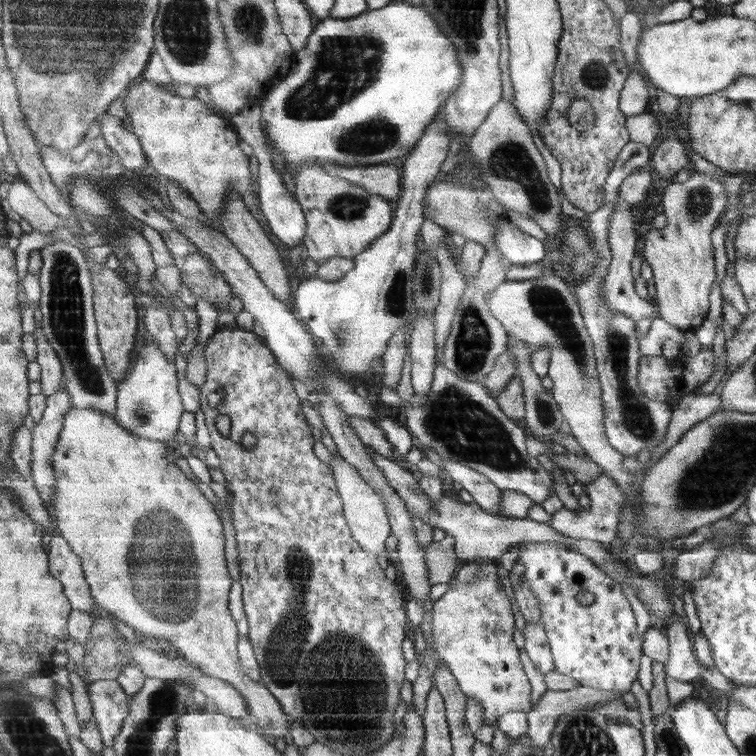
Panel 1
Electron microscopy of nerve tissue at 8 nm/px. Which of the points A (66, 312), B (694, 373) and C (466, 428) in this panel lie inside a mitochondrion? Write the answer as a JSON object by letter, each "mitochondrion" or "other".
{"A":"mitochondrion","B":"other","C":"mitochondrion"}

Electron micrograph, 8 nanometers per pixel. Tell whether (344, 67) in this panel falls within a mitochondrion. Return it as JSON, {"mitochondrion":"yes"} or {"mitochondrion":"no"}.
{"mitochondrion":"yes"}

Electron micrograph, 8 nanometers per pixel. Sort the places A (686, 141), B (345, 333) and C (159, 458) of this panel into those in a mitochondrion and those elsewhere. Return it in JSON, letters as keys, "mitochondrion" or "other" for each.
{"A":"other","B":"mitochondrion","C":"other"}

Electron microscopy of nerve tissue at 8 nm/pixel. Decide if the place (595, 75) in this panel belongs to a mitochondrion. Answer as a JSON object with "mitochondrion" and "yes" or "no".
{"mitochondrion":"yes"}

